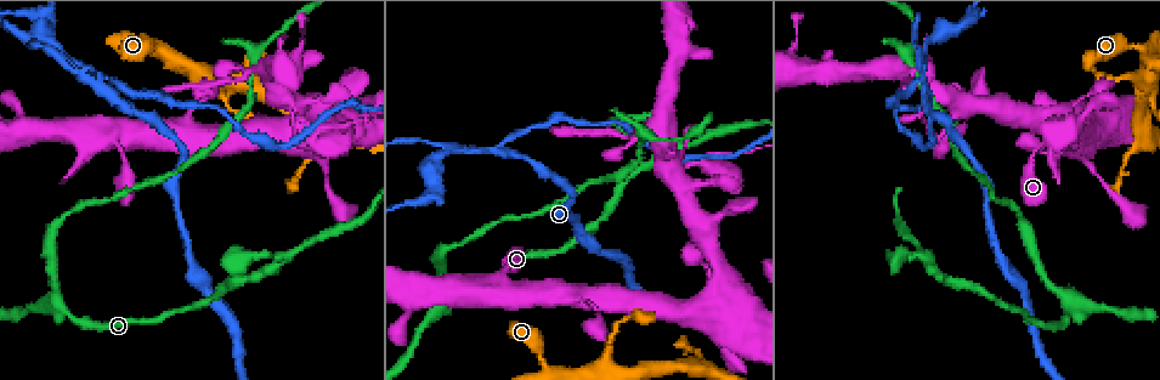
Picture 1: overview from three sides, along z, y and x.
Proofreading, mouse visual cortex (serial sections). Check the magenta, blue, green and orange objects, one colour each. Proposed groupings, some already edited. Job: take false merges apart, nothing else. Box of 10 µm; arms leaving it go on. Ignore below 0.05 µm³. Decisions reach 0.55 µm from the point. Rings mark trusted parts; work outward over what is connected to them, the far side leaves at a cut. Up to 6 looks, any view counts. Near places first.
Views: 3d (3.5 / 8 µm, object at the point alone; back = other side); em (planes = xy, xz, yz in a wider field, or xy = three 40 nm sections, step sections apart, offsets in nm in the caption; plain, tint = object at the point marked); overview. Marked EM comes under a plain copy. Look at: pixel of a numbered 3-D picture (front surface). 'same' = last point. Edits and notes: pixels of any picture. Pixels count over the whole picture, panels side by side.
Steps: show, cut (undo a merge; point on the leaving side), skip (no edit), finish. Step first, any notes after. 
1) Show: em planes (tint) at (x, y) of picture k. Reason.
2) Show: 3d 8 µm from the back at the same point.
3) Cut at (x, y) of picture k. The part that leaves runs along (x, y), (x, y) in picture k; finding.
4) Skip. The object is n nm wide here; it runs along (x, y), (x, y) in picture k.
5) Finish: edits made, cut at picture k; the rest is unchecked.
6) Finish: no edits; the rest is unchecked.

Show: 3d 3.5 µm at (1068, 306) of picture 1. Branch point.

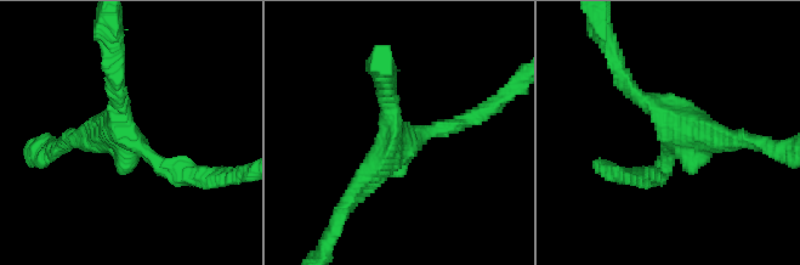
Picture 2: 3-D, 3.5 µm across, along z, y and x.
Show: em xy step 5 (tint) at (126, 134) of picture 2.

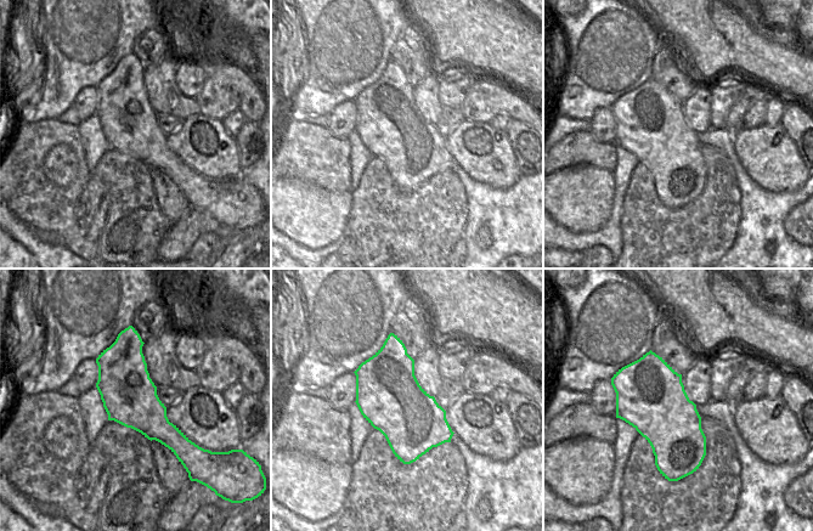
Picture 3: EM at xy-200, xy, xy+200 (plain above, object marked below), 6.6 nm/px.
Skip. The object is 420 nm wide here; it runs along (192, 178), (122, 129), (114, 73) in picture 2; one cell here.

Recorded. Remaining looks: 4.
Show: 3d 3.5 µm at (99, 86) of picture 1. A fork.

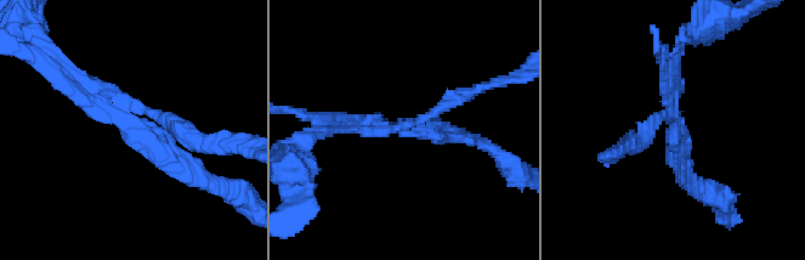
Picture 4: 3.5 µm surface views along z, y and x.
Show: em planes (tint) at (676, 122) of picture 4.

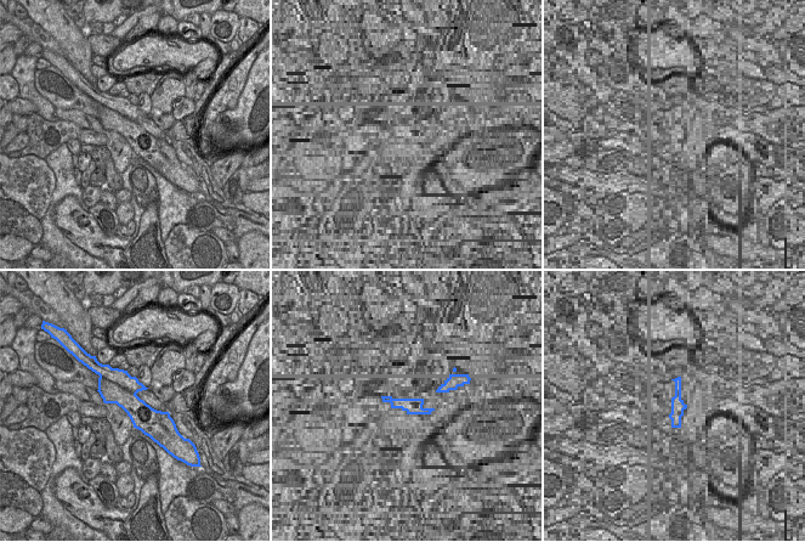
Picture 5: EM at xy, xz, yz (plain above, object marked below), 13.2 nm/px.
Cut at (174, 119) of picture 4. 3 arms meet here; the arms are 150, 150, 200 nm wide; a border runs along (101, 376), (135, 394) in picture 5; two cells meet here.

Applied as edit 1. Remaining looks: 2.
Show: overview.

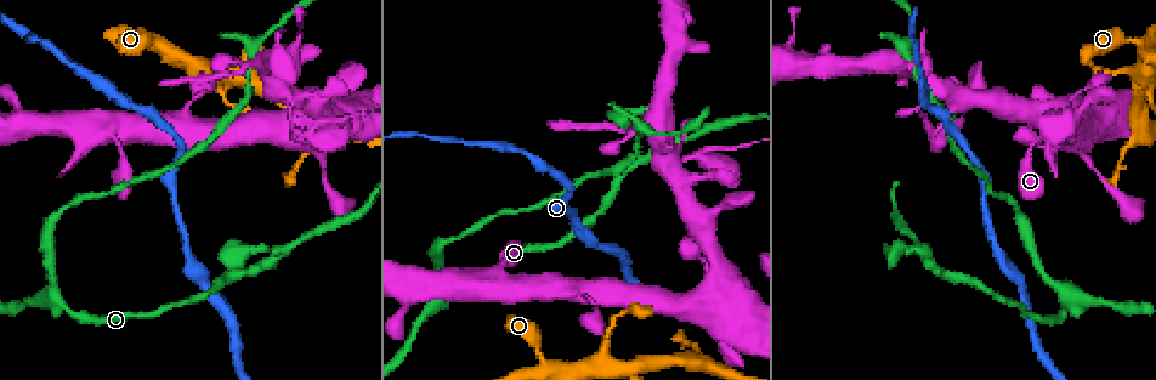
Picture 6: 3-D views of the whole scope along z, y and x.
Show: 3d 3.5 µm at (304, 135) of picture 6. Small branch off a trunk.

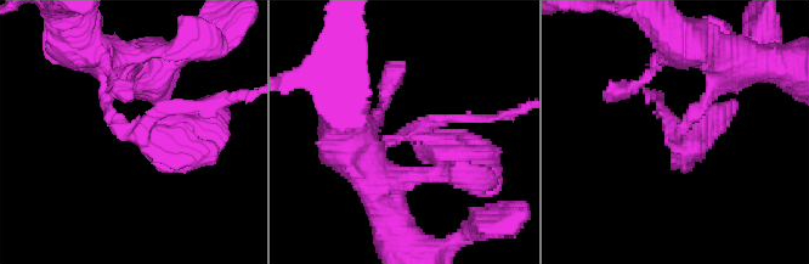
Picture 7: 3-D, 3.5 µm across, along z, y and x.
Cut at (477, 118) of picture 7. The part that leaves runs along (435, 122), (494, 118), (520, 108) in picture 7; two cells meet here.

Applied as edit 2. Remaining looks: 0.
Finish: edits made, cut at picture 4, cut at picture 7; the rest is unchecked.

